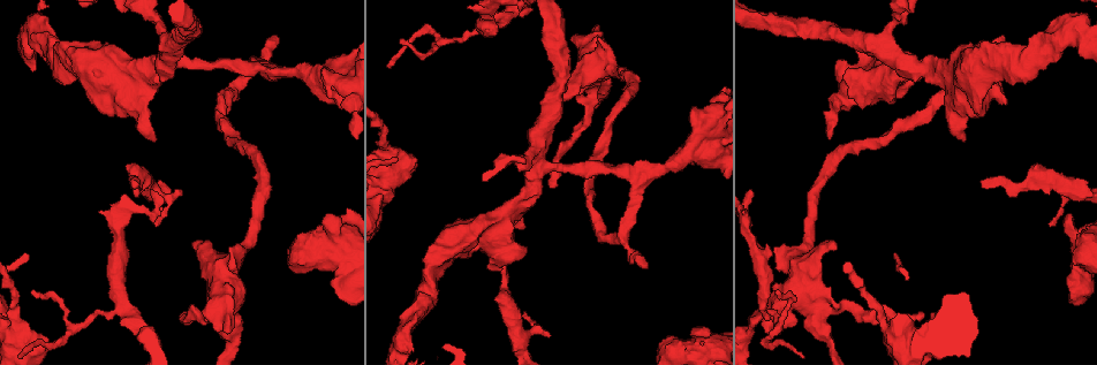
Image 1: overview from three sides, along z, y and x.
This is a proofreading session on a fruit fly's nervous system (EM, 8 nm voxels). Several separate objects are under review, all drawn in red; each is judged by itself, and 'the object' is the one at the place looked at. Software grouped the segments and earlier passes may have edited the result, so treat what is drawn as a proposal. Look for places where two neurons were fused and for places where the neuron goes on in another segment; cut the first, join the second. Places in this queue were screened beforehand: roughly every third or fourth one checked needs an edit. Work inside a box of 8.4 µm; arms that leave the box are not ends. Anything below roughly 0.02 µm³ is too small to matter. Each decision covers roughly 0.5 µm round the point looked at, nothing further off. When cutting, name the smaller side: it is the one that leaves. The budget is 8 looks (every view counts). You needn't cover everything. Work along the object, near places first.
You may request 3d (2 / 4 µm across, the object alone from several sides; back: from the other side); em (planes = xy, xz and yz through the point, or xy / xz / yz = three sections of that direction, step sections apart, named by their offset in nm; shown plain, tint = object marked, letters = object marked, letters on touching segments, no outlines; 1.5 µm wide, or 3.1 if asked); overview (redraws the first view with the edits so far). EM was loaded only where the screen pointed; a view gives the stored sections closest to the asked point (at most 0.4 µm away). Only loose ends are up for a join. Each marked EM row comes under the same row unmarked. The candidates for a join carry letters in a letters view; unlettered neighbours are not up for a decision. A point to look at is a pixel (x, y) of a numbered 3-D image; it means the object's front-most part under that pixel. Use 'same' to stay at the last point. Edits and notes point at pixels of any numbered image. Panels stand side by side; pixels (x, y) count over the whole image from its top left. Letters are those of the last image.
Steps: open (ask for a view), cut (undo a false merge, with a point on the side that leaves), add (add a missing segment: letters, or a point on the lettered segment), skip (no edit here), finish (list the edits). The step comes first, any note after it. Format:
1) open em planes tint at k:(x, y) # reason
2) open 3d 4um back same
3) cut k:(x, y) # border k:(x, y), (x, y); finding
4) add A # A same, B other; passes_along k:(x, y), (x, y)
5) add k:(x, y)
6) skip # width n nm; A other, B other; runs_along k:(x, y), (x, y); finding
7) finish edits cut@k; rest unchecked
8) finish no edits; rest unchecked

open 3d 4um at 1:(326, 77)

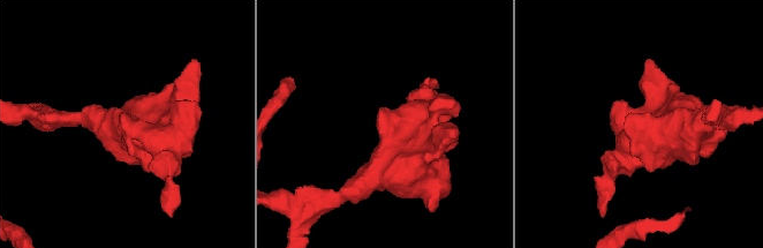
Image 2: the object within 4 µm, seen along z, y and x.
open em xy step 4 letters at 2:(625, 122) # now the EM

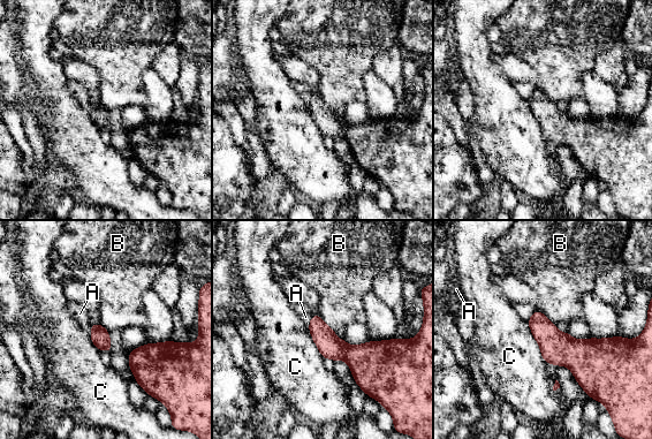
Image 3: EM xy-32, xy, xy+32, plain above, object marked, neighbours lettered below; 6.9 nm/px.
skip # longest_contact C 320 nm; A other, B other, C other; border 3:(536, 309), (555, 326); none of them fits

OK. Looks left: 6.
open 3d 2um back at 1:(699, 333)

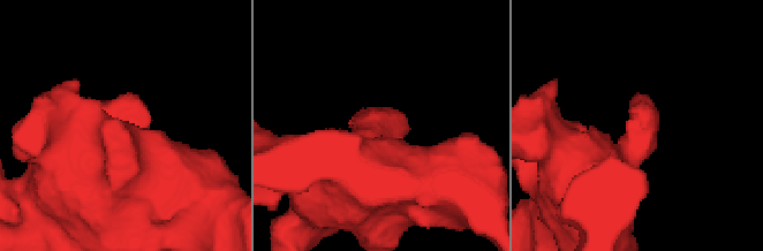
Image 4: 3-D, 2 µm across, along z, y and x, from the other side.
open em planes tint at 4:(133, 94)

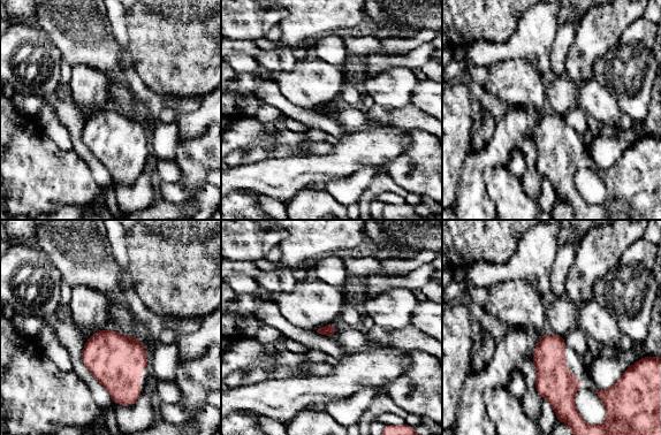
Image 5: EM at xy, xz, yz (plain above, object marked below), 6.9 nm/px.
open em planes letters same # what lies round it

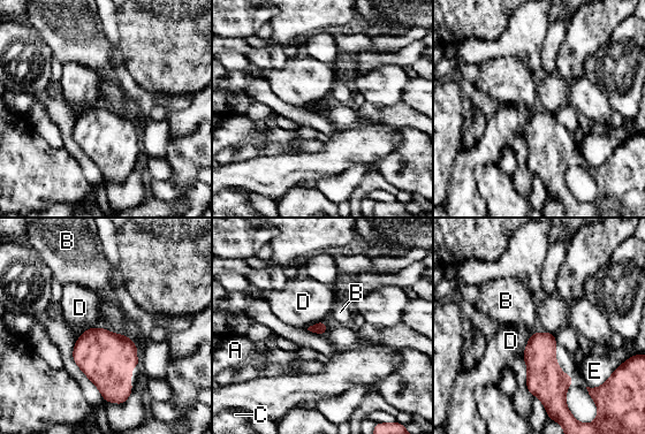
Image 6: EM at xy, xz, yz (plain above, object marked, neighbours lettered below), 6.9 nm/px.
skip # A other, B other, C other, D other, E other; border 6:(531, 335), (522, 356); none of them fits

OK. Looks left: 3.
open 3d 2um at 1:(155, 225) # an open end

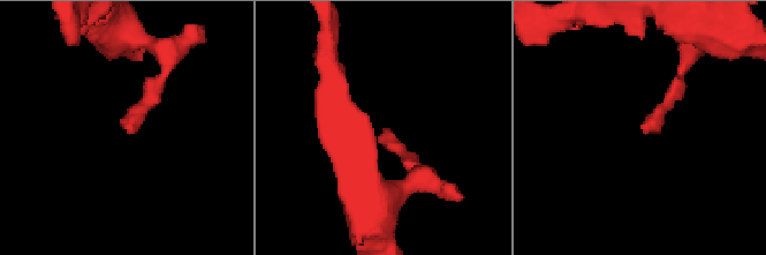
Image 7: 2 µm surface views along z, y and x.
open em planes letters at 7:(125, 126)

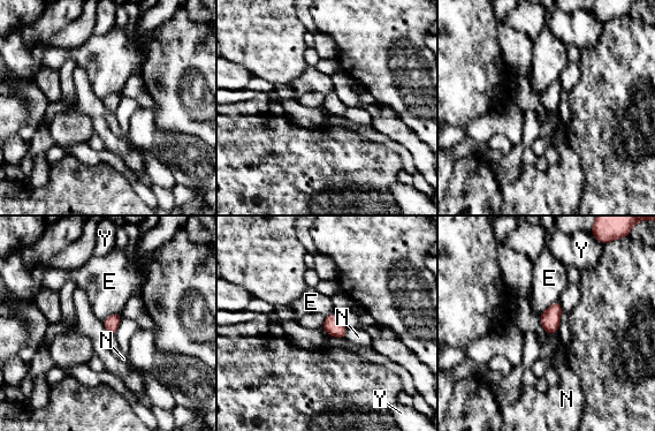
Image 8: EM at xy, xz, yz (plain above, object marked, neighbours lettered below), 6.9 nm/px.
skip # E other, N other, Y other; no lettered segment goes on from it

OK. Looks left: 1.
finish no edits; rest unchecked

